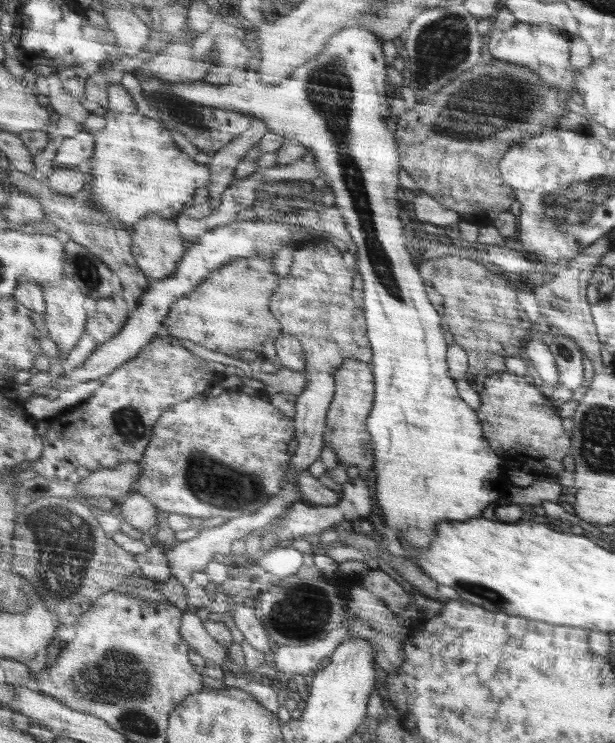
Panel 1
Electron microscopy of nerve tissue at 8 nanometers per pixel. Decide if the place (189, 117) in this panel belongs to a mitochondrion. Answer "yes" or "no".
yes

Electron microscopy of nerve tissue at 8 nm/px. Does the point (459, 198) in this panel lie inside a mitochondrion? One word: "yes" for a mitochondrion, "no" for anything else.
no

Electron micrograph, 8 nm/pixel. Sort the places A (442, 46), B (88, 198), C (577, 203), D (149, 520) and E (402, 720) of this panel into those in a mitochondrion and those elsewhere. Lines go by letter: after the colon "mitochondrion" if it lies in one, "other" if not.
A: mitochondrion
B: other
C: mitochondrion
D: other
E: other

